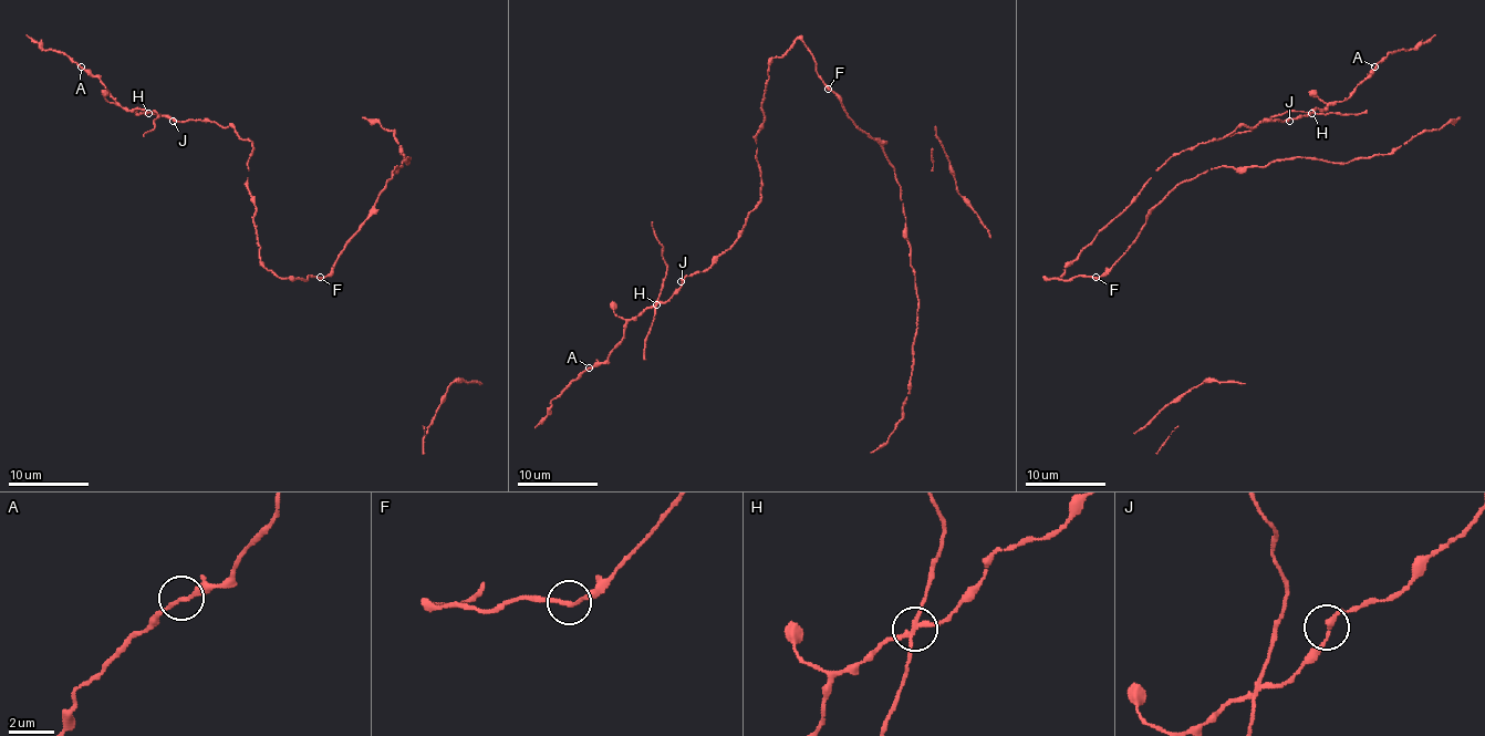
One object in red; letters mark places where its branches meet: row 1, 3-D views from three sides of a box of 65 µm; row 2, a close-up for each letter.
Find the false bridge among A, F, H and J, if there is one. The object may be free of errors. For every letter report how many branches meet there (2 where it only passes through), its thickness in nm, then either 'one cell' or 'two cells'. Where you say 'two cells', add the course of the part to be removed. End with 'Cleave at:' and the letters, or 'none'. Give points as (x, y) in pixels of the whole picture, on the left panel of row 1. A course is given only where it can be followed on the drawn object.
A: branches 2; calibre 180 nm; one cell
F: branches 2; calibre 200 nm; one cell
H: branches 4; calibre 180 nm; two cells; course (148, 112), (158, 114), (151, 131), (143, 136)
J: branches 2; calibre 190 nm; one cell
Cleave at: H

